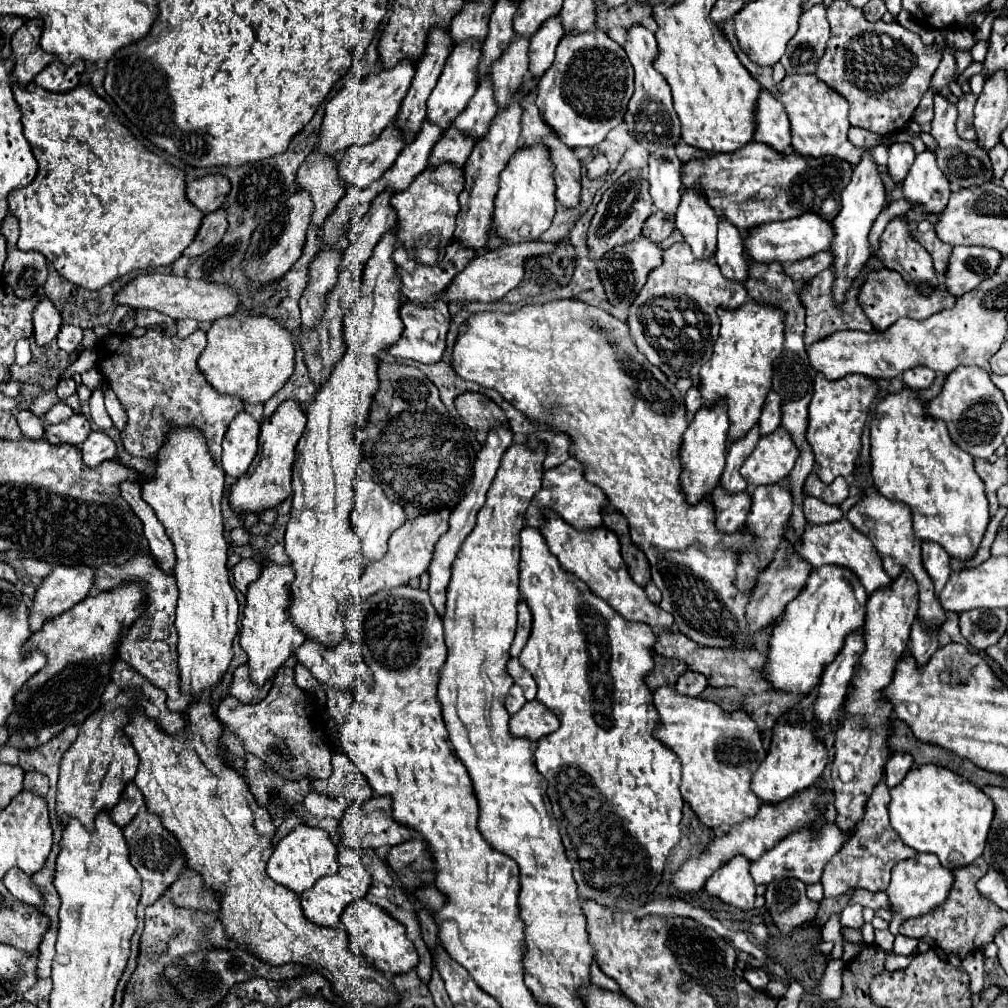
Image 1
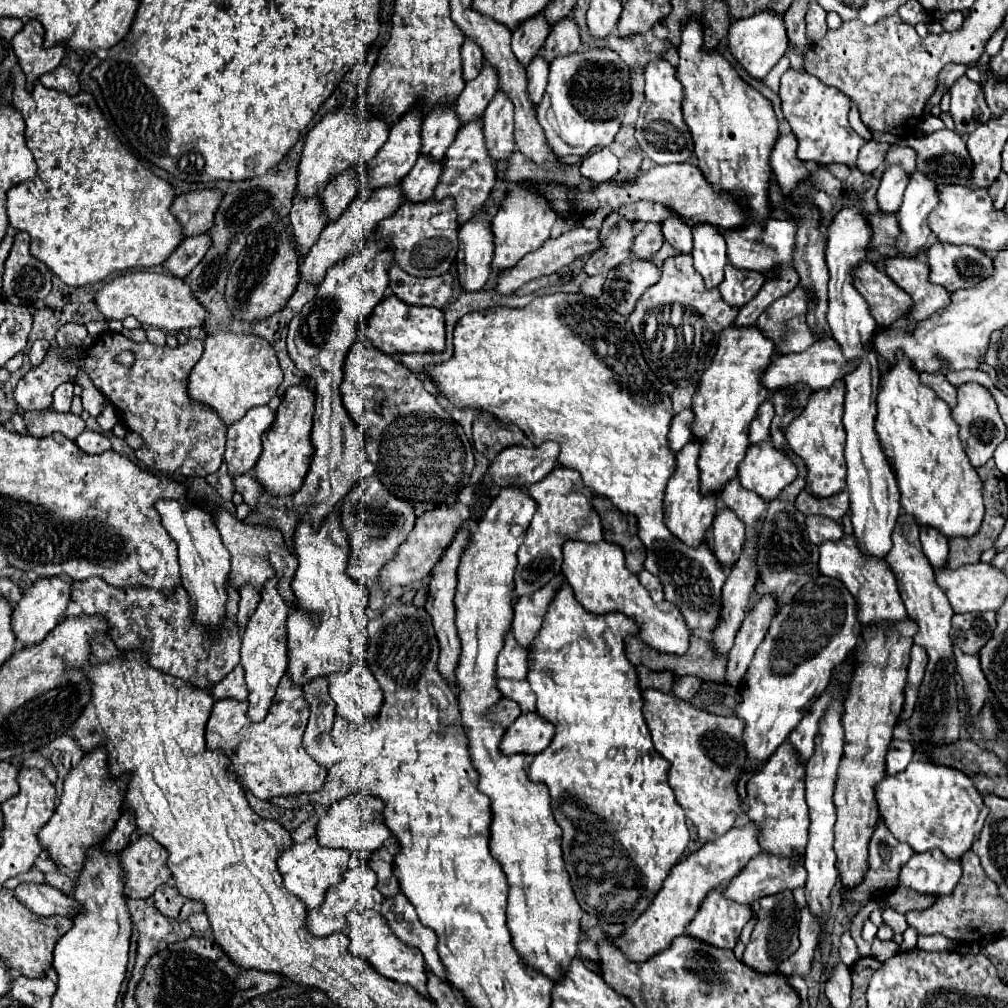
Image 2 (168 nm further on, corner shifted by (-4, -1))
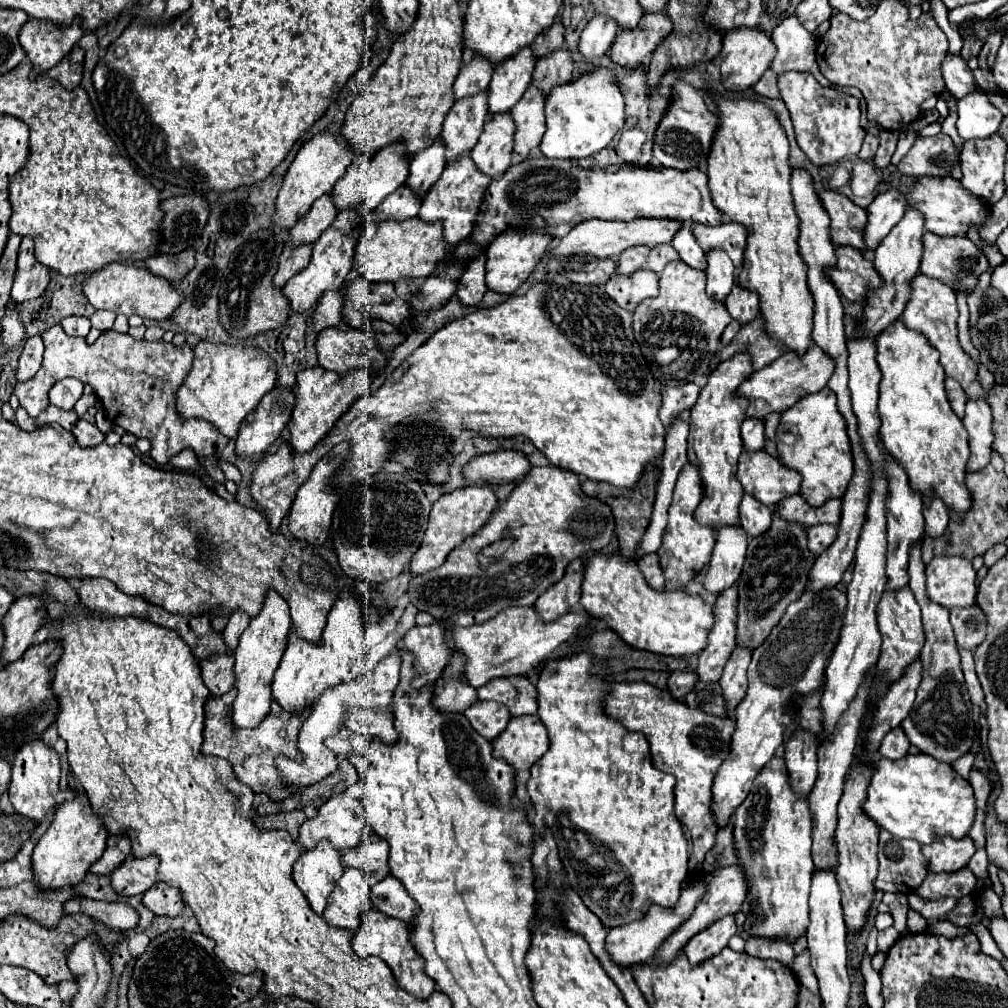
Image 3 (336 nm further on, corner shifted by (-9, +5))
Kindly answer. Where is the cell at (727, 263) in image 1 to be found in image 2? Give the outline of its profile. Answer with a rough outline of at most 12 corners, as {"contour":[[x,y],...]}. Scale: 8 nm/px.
{"contour":[[726,265],[720,295],[730,307],[746,305],[764,275]]}

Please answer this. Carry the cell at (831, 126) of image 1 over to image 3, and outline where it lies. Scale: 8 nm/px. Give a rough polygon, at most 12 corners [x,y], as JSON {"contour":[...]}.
{"contour":[[811,73],[777,83],[797,143],[813,165],[859,153],[857,97]]}

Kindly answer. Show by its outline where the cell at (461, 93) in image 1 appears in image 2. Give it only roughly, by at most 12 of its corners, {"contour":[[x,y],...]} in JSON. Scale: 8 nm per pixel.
{"contour":[[454,105],[422,123],[420,155],[442,161],[458,133]]}

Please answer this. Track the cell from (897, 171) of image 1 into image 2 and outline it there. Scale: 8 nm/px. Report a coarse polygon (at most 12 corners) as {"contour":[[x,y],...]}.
{"contour":[[898,165],[886,169],[876,193],[878,209],[896,215],[908,185]]}

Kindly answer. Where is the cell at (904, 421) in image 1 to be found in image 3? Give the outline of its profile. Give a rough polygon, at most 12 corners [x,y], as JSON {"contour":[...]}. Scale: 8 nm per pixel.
{"contour":[[877,337],[881,439],[923,499],[925,535],[967,513],[967,431],[939,353]]}

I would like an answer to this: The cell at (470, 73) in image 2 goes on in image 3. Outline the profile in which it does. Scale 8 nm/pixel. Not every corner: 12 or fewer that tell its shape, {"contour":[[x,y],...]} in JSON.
{"contour":[[473,57],[455,79],[455,99],[487,89],[493,65]]}

